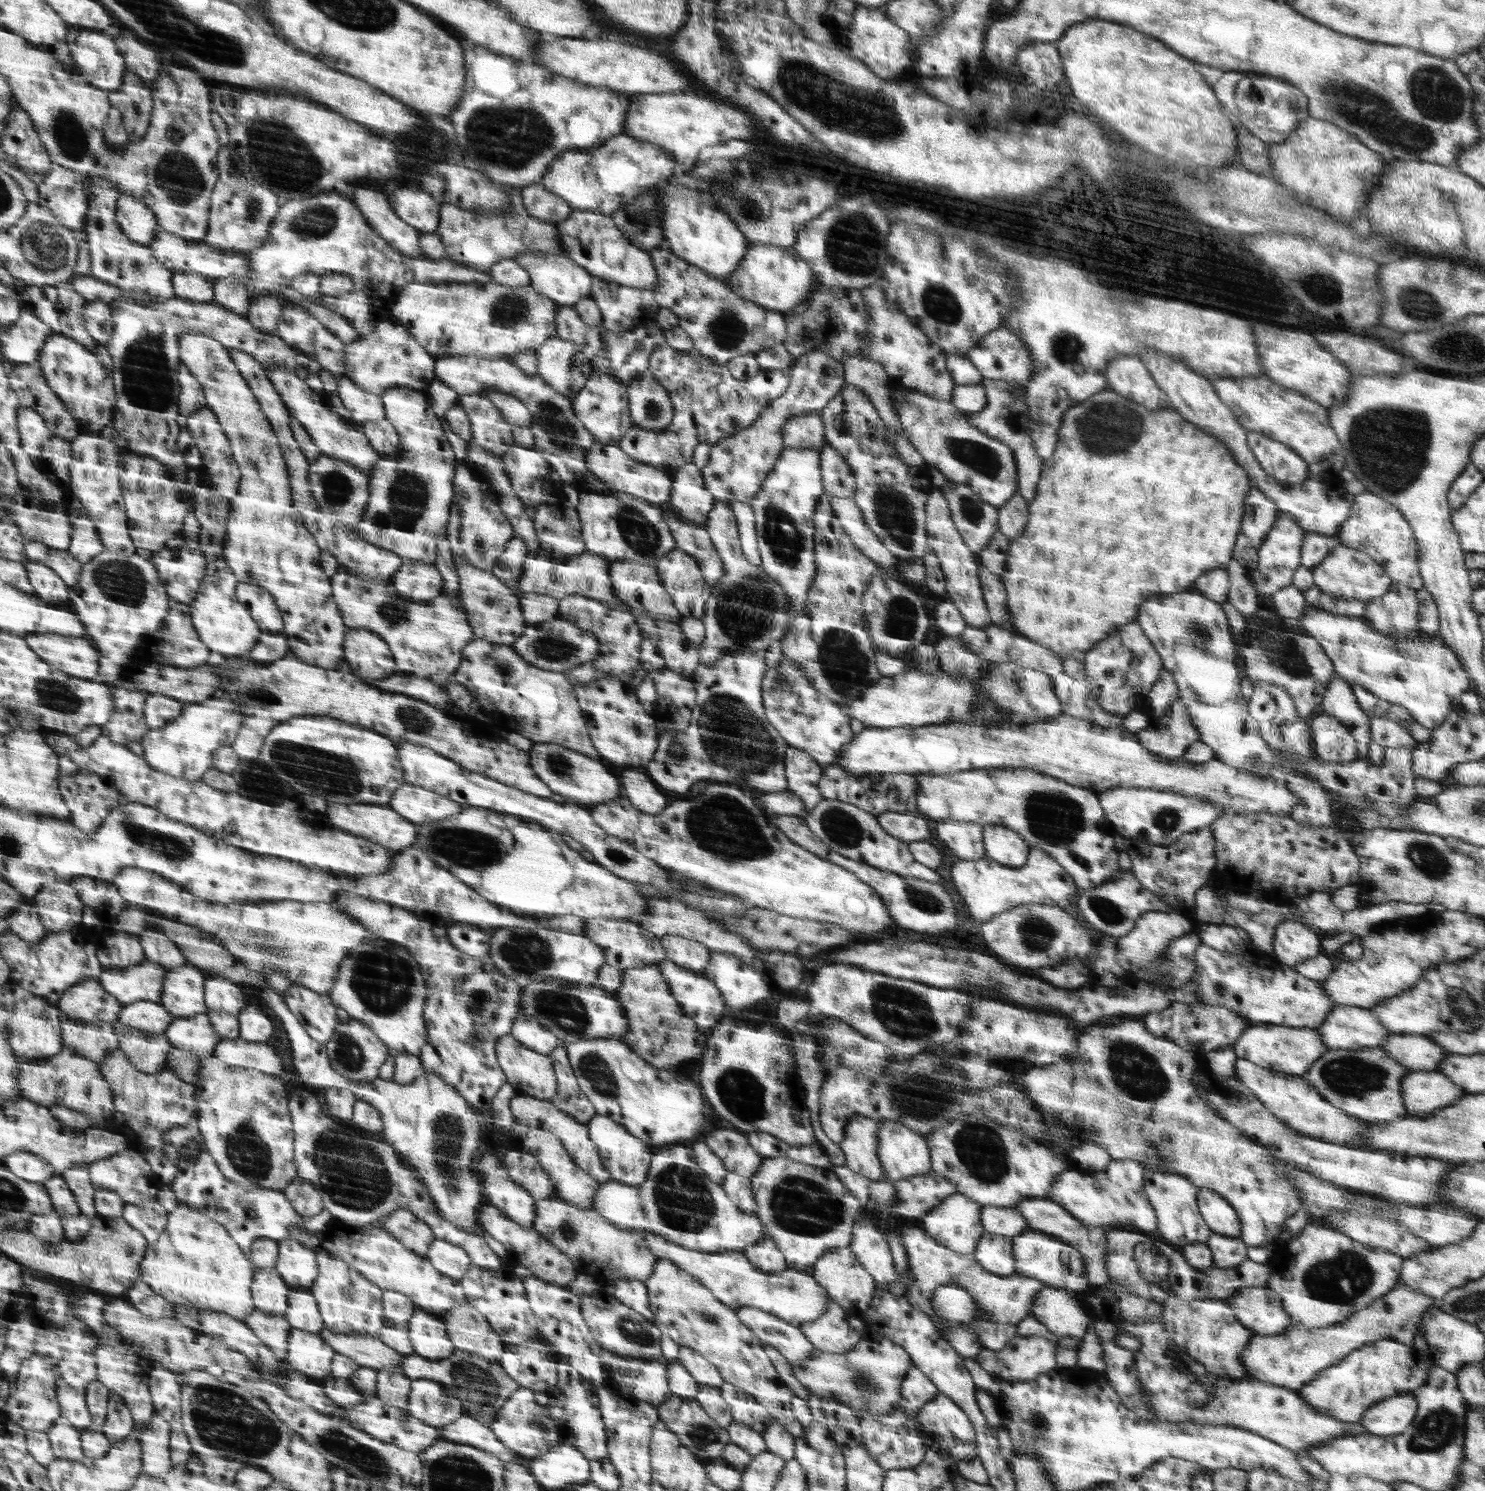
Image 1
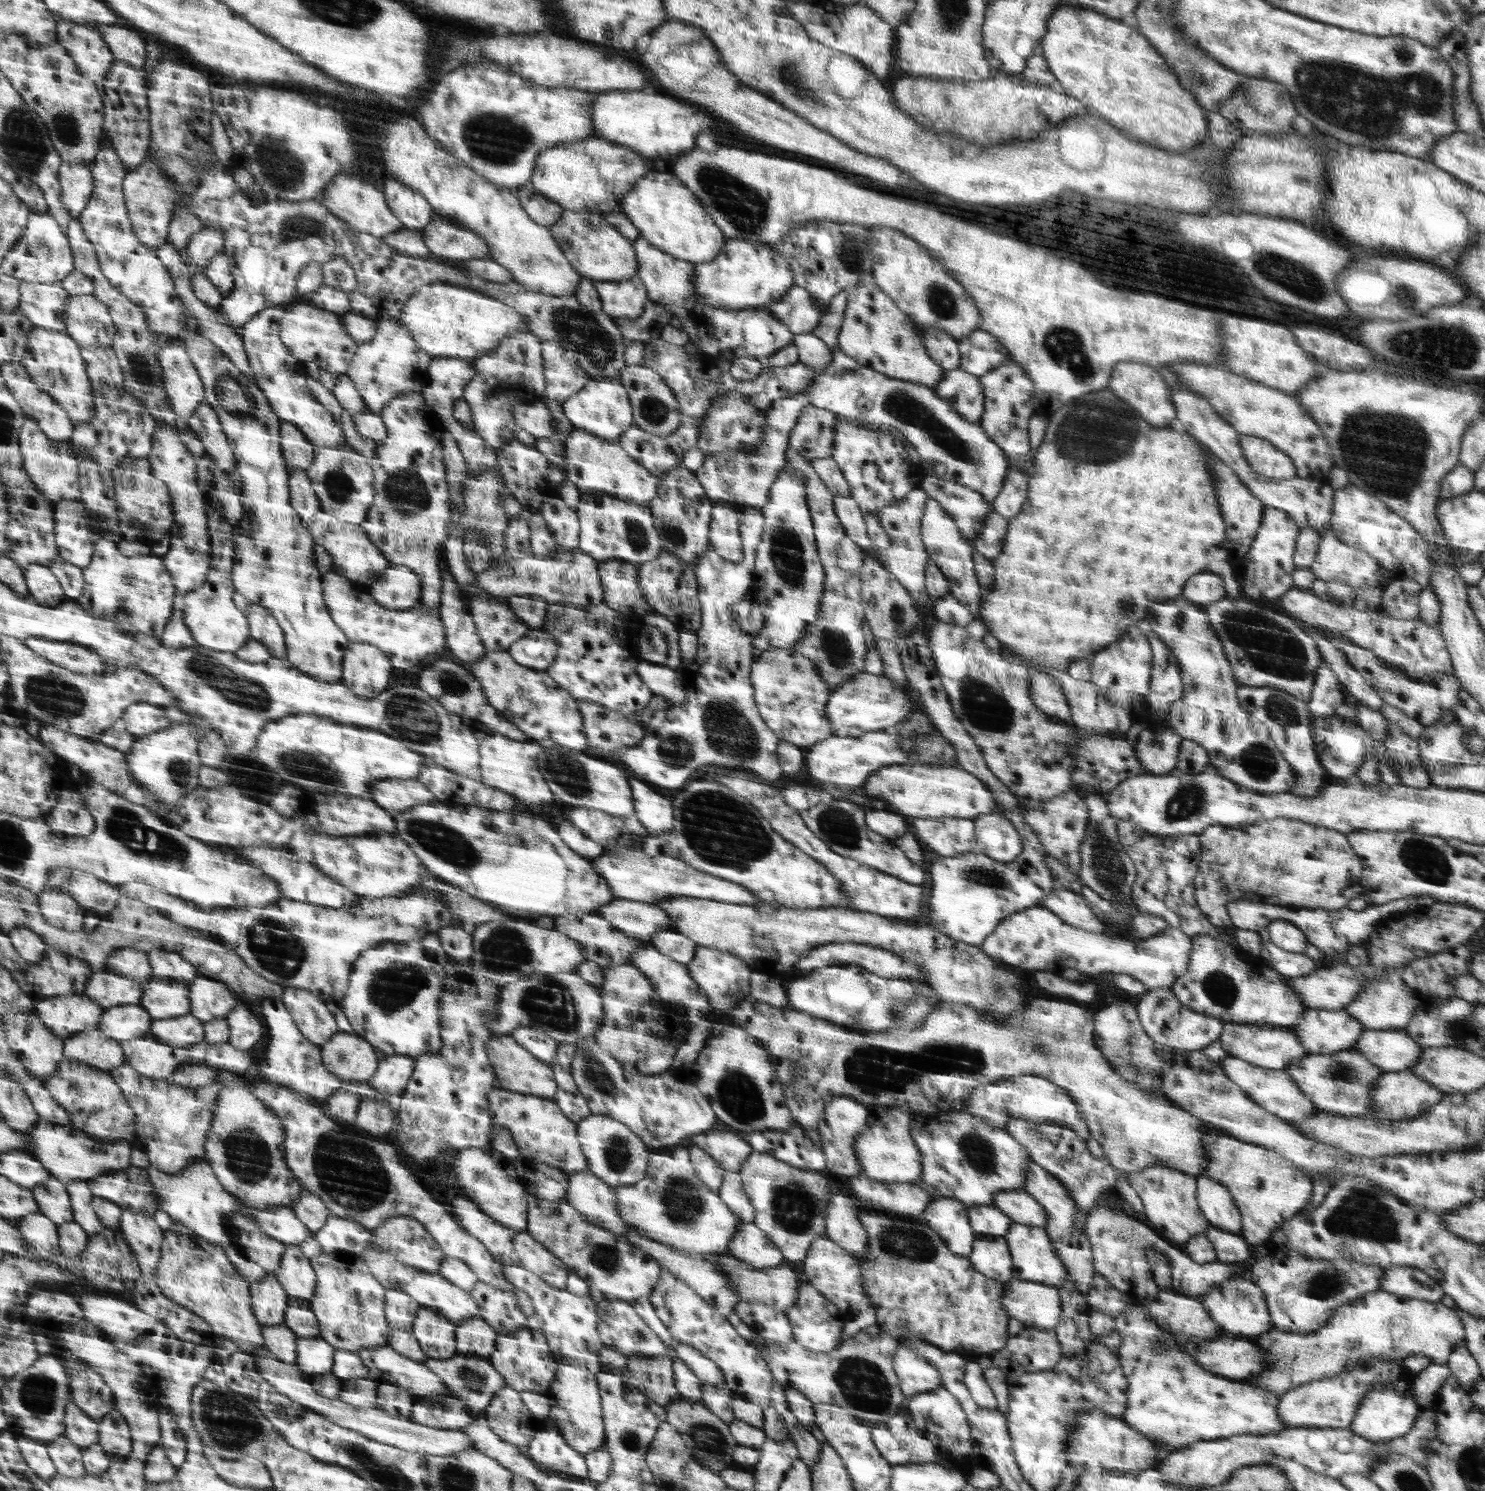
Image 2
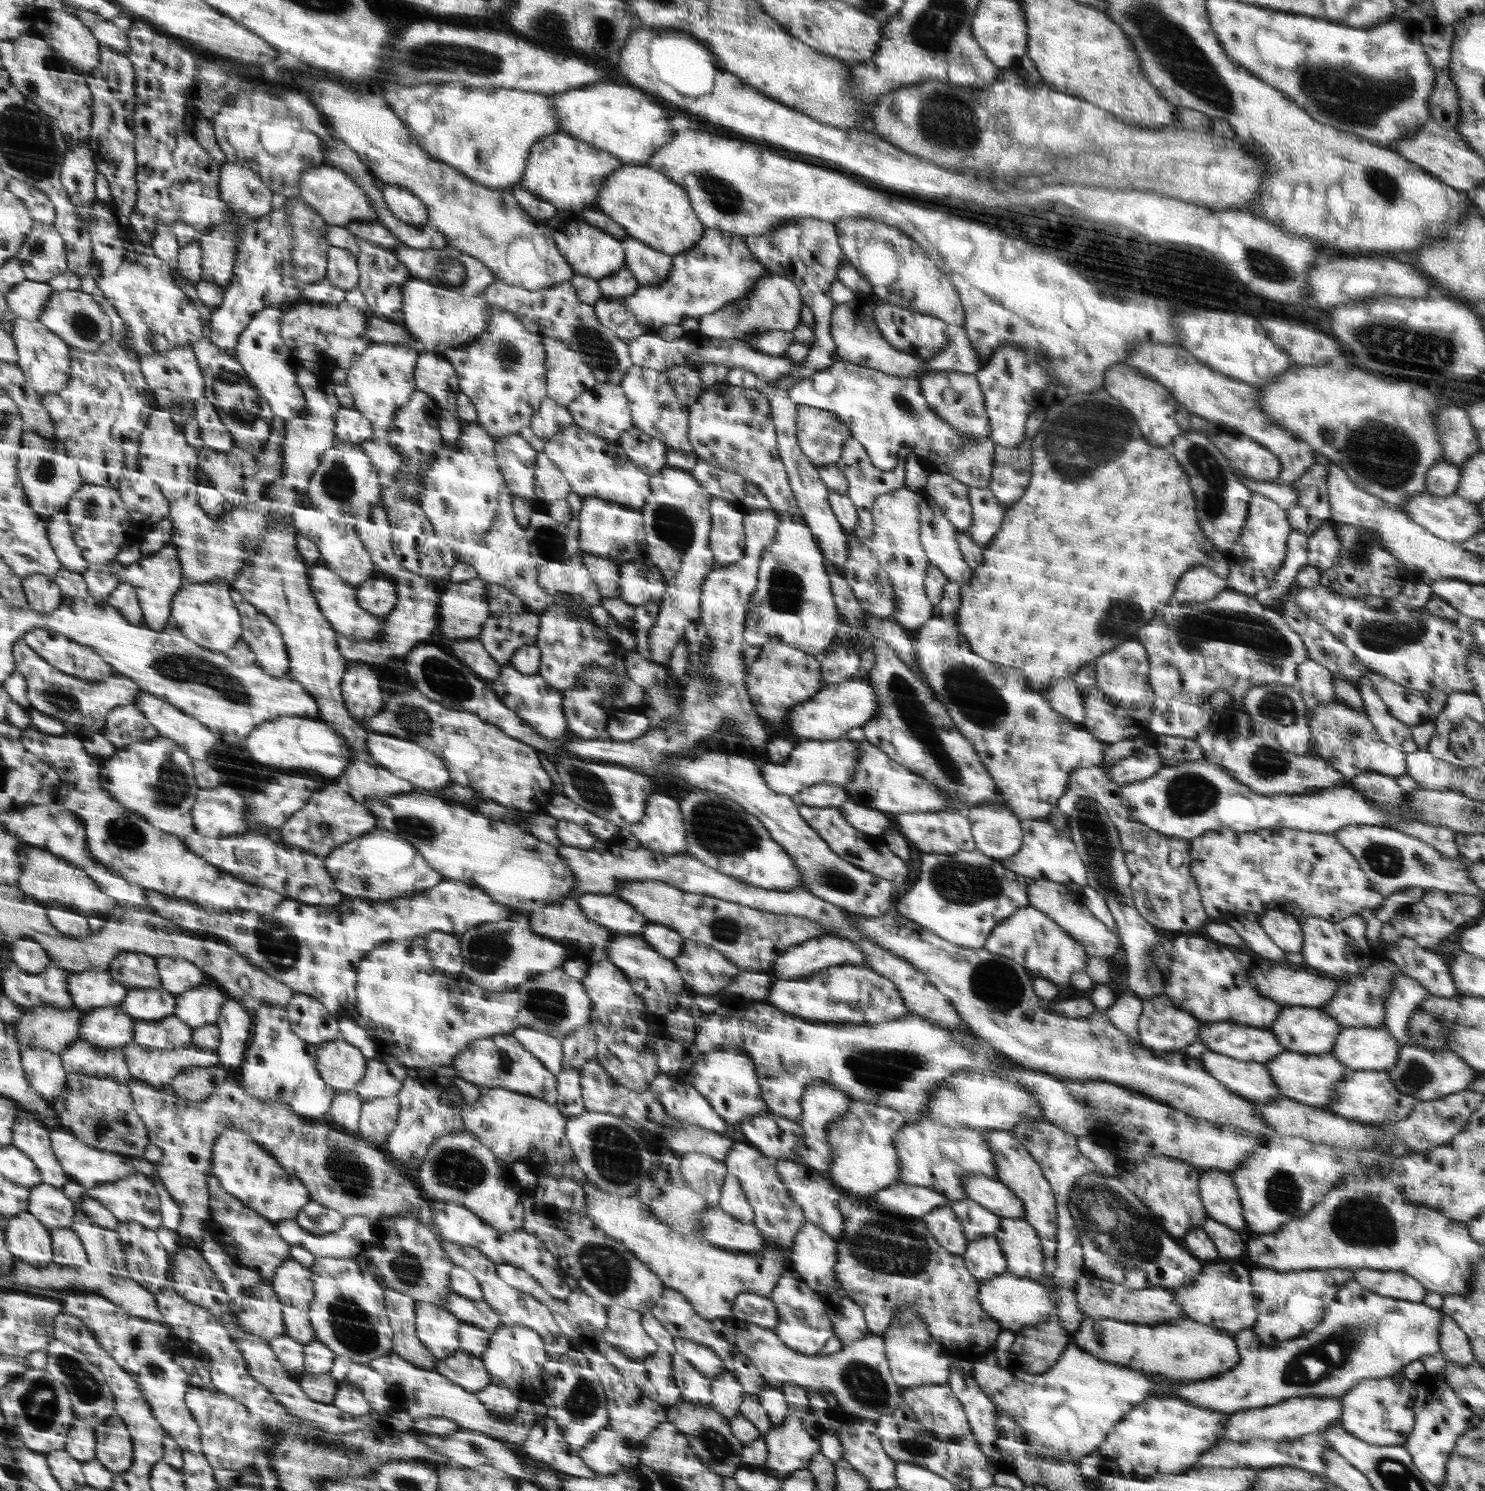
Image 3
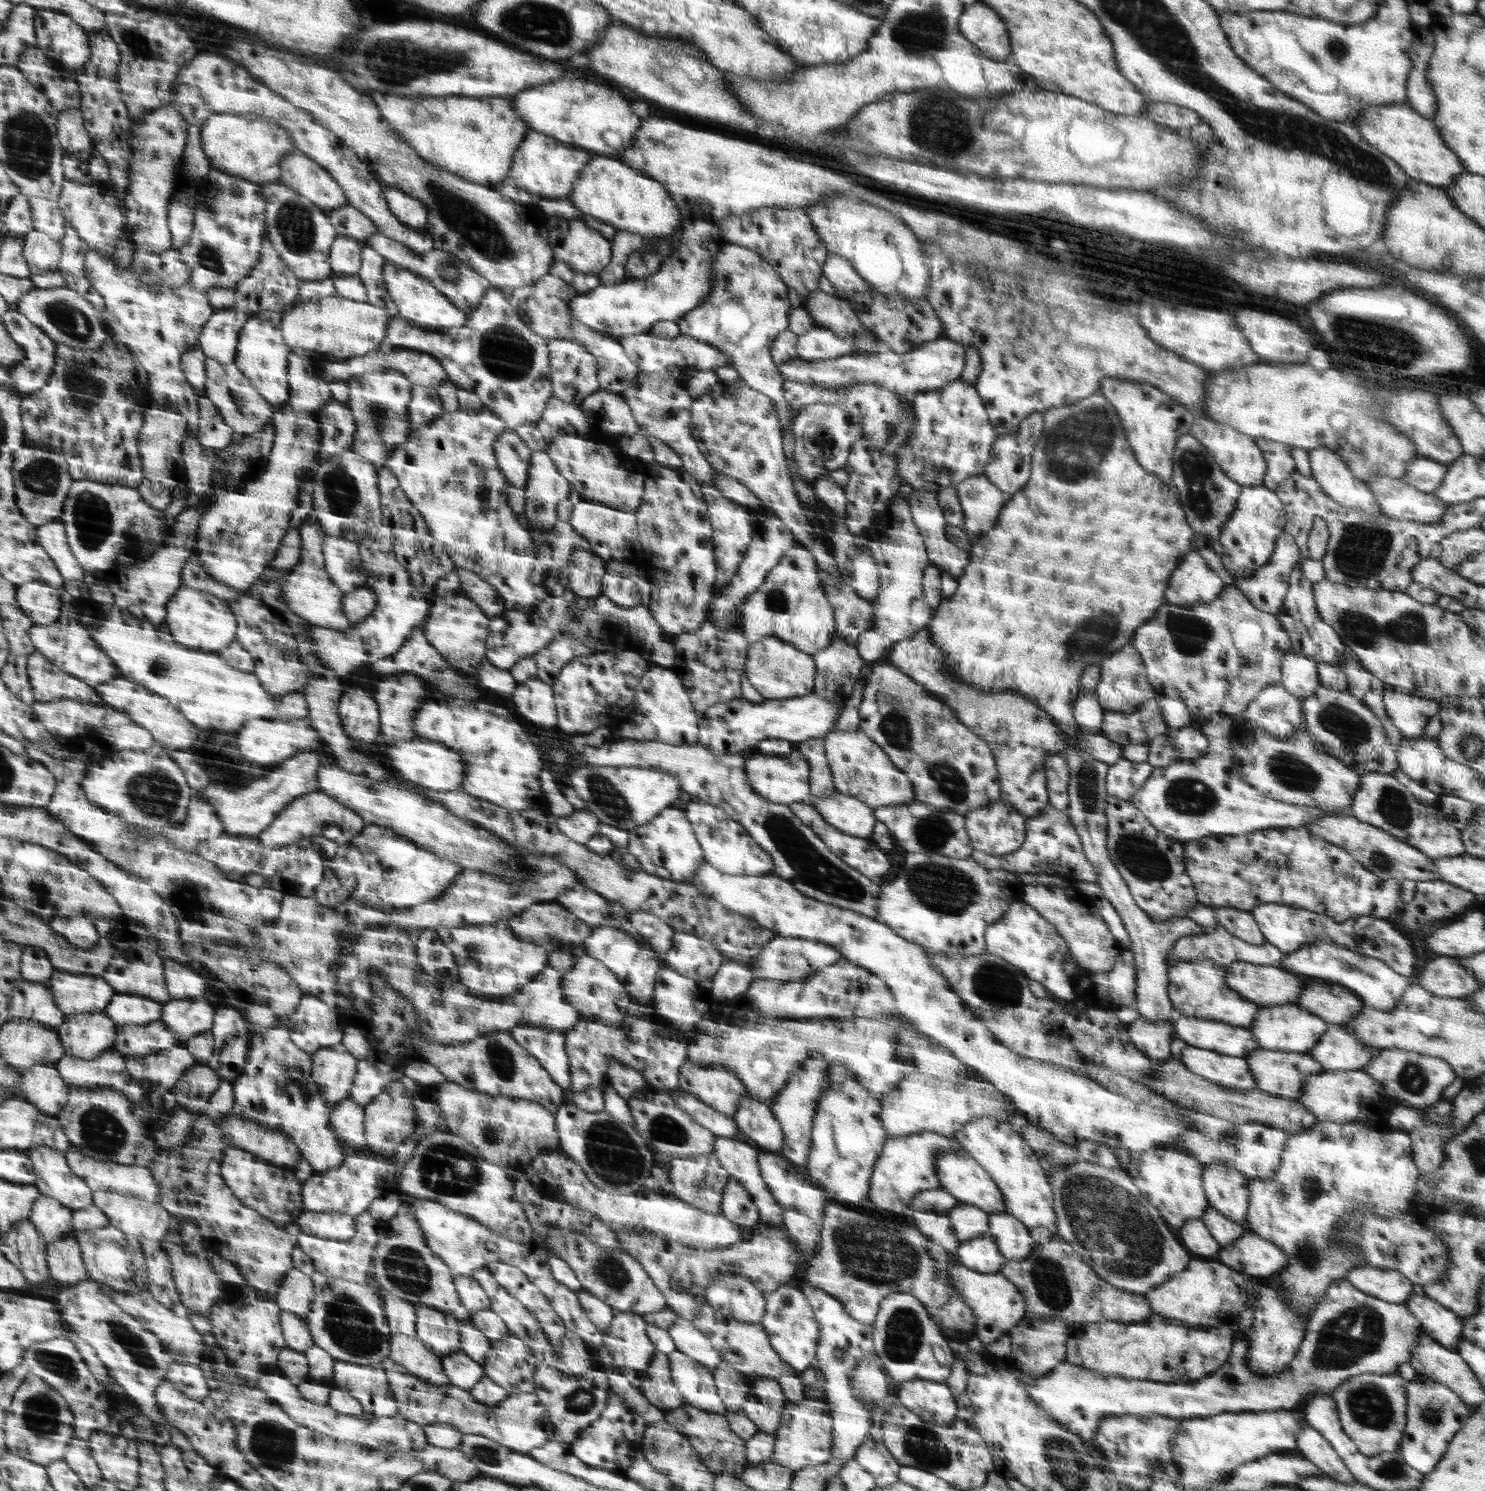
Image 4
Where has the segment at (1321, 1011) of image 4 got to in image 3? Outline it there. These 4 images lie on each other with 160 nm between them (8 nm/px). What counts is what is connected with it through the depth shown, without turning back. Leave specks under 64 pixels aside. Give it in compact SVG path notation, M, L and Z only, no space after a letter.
M1389 959L1373 963L1363 972L1363 976L1357 976L1347 984L1340 984L1339 989L1330 999L1330 1004L1320 1008L1326 1014L1333 1017L1342 1027L1360 1028L1383 1026L1384 1004L1391 989L1393 976L1402 973L1401 970Z

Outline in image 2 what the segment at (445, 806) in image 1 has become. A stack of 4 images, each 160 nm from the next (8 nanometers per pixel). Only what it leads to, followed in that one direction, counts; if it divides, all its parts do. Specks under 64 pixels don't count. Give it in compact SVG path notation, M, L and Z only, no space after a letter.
M416 779L378 781L366 798L372 798L392 814L412 810L414 806L438 804L433 791Z

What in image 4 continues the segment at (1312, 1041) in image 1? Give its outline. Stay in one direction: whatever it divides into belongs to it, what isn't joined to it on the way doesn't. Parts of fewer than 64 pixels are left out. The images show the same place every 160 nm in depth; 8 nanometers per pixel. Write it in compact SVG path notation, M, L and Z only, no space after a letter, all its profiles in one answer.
M1181 1014L1173 1016L1177 1038L1186 1045L1233 1057L1244 1057L1260 1049L1248 1027L1206 1021Z

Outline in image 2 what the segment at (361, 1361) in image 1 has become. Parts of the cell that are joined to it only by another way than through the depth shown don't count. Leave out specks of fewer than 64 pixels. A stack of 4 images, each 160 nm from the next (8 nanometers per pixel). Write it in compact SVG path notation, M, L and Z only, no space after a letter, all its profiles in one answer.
M377 1346L360 1349L356 1353L361 1355L362 1362L375 1374L377 1381L403 1387L410 1391L413 1400L426 1395L452 1394L445 1382L424 1362L398 1354L393 1347Z

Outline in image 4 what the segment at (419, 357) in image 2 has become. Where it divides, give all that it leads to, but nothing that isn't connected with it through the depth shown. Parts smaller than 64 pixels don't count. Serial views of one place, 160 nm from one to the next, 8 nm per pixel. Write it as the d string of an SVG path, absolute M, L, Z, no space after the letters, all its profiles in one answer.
M390 368L384 372L366 373L350 378L347 385L349 399L346 405L351 410L356 425L354 441L349 450L356 451L382 469L385 458L411 436L409 402L412 400L414 384L405 374Z

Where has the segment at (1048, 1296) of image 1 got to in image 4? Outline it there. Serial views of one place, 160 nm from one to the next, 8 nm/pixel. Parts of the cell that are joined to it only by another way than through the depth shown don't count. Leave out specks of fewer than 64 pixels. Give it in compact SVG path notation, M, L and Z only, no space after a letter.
M956 1255L956 1264L950 1266L949 1278L954 1282L954 1287L964 1296L965 1302L974 1310L978 1318L977 1337L987 1345L993 1343L997 1338L1010 1333L1022 1319L1026 1318L1028 1303L1021 1288L1014 1284L1005 1275L996 1273L979 1273L966 1268L959 1262Z

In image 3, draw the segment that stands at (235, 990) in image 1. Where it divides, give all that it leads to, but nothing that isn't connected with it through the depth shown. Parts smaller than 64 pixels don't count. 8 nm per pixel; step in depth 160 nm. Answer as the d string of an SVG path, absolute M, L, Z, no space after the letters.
M213 983L198 986L177 995L178 1010L177 1016L182 1021L190 1024L194 1030L209 1025L217 1025L225 1008L226 994L216 988Z

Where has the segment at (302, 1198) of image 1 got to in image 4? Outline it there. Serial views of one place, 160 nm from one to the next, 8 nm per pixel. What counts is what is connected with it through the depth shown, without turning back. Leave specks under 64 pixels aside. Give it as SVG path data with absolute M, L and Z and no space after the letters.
M305 1211L296 1220L299 1231L320 1238L336 1238L336 1240L350 1240L357 1232L356 1222L349 1214L322 1211Z

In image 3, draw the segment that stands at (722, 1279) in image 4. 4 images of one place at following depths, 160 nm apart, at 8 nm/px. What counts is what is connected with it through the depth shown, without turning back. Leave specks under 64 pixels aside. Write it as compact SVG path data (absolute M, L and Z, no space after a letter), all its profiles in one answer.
M746 1293L738 1296L732 1306L732 1316L772 1330L779 1321L778 1311L770 1296L760 1294Z

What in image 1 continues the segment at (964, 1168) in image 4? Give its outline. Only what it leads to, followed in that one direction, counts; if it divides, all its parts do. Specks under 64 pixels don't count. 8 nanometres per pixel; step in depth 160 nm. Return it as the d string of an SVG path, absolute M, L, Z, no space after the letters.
M1032 1197L1016 1204L1014 1207L1016 1210L1020 1210L1027 1219L1030 1229L1060 1237L1081 1252L1082 1258L1085 1260L1084 1266L1090 1286L1105 1285L1109 1282L1107 1270L1109 1249L1108 1239L1105 1238L1106 1227L1089 1228L1089 1226L1085 1226L1084 1222L1081 1225L1081 1222L1074 1218L1070 1211L1066 1210L1060 1203L1052 1202L1049 1198Z

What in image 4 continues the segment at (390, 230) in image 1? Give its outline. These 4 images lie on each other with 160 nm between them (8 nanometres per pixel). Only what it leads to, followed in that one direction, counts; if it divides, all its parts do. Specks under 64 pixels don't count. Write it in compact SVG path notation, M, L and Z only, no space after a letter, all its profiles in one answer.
M294 149L280 162L281 184L293 188L326 213L348 205L345 190L337 180L309 155Z

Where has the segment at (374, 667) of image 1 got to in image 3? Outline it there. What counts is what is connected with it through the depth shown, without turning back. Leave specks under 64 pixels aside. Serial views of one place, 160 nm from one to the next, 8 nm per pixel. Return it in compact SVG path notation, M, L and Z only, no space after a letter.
M352 663L341 684L345 706L355 720L370 718L382 708L382 692L378 674L368 664Z

